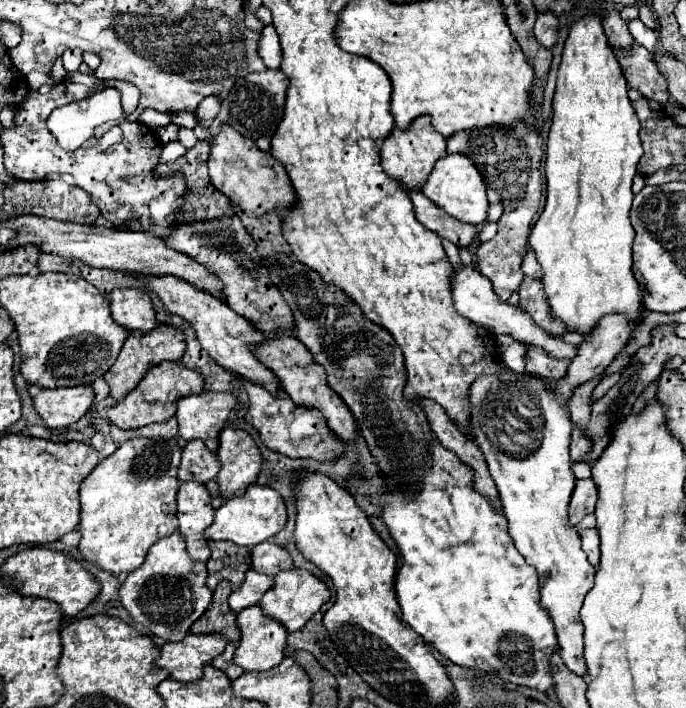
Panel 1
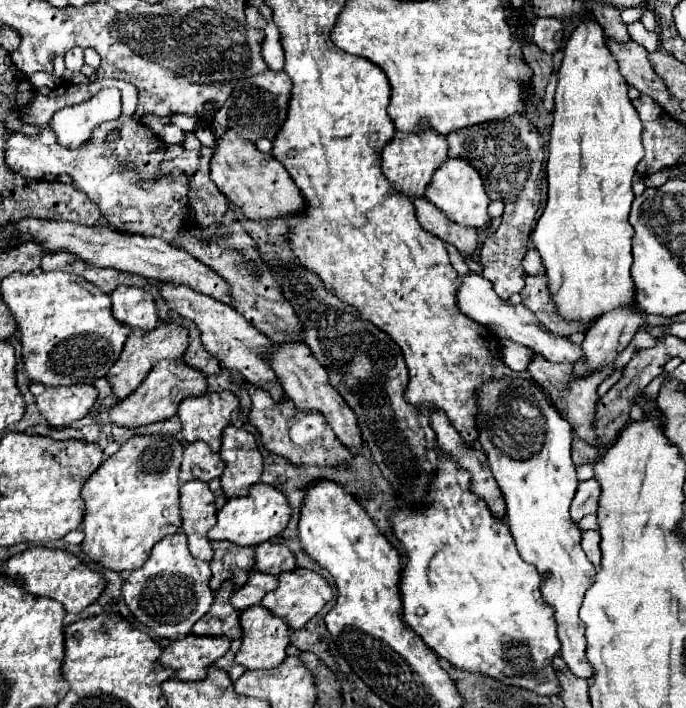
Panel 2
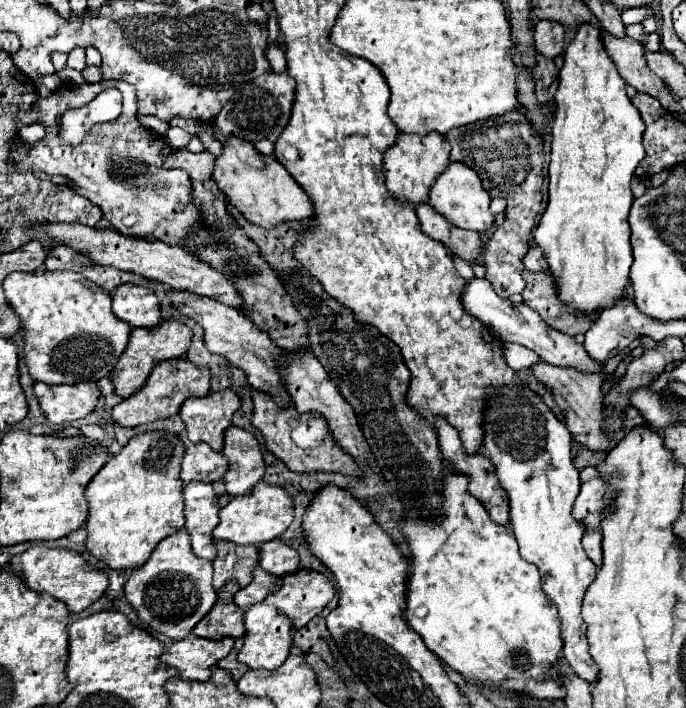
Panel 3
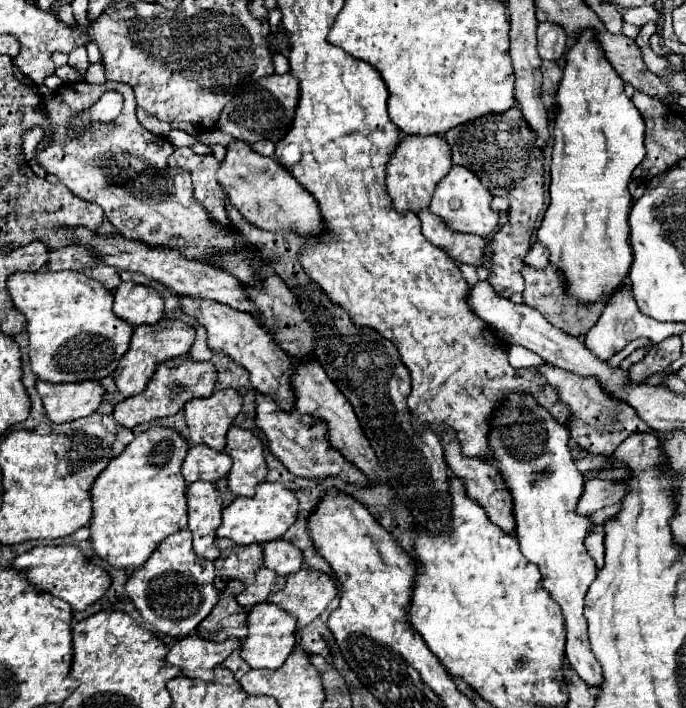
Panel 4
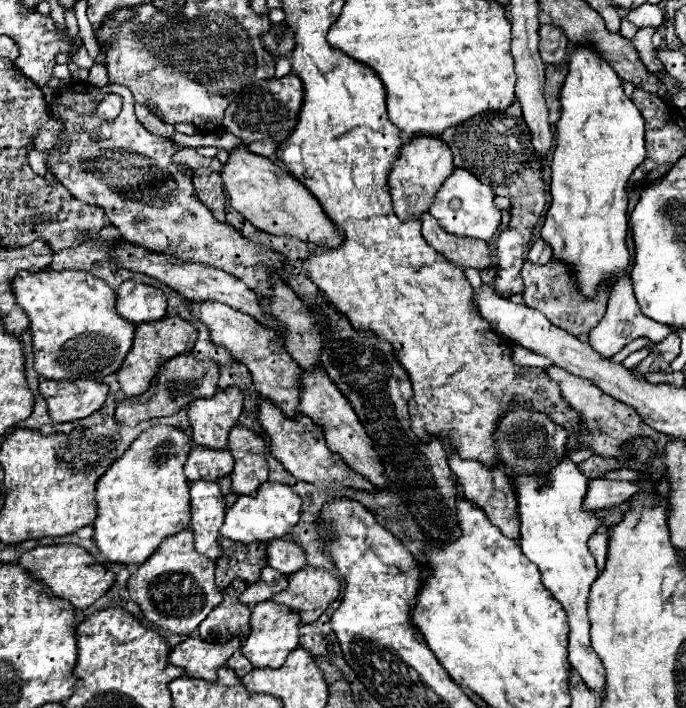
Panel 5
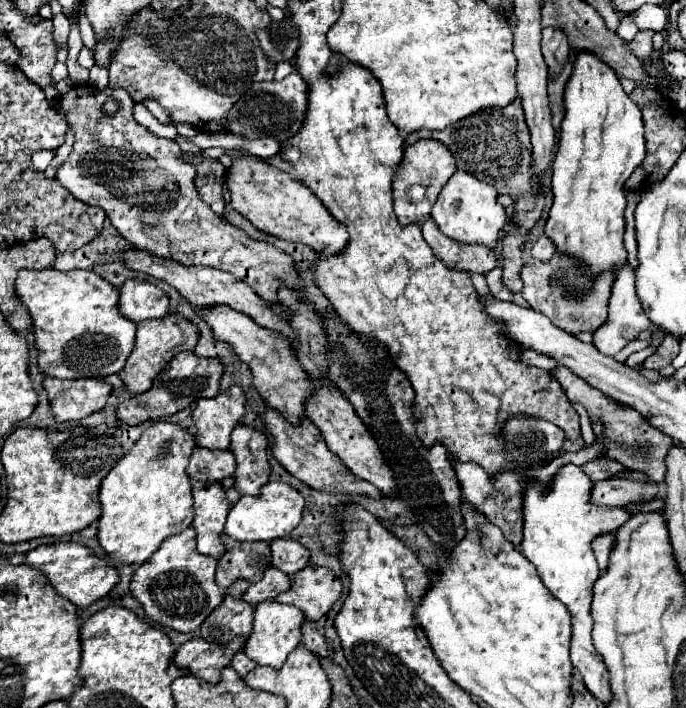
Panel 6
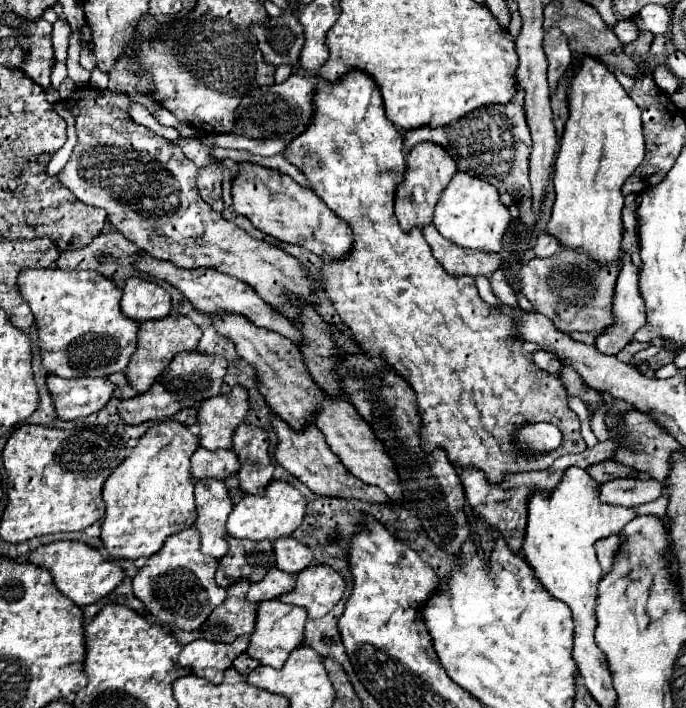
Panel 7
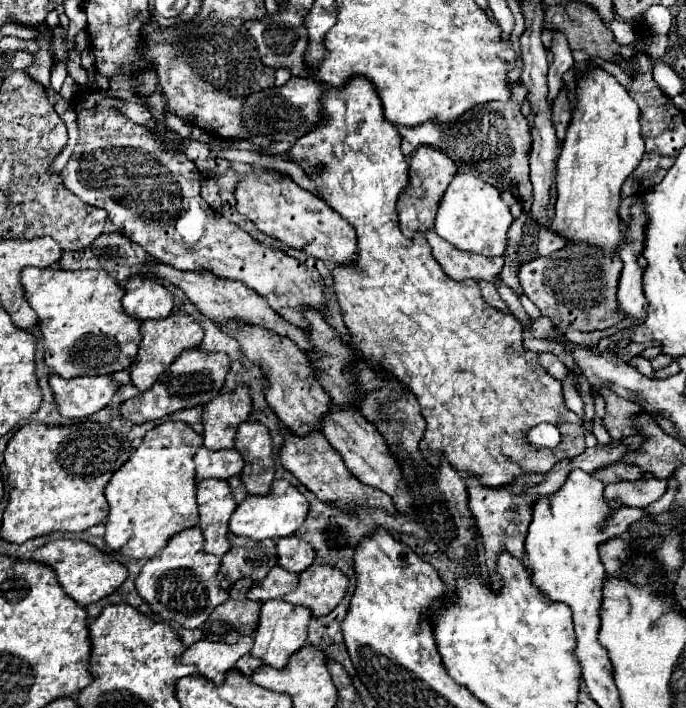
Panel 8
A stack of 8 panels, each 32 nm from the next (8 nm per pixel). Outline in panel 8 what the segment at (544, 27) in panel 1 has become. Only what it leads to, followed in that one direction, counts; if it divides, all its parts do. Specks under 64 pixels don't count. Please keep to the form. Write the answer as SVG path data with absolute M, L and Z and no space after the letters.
M552 30L552 42L550 42L548 52L554 56L554 60L548 68L548 88L550 88L548 100L552 102L558 94L558 90L562 88L562 74L570 70L574 60L572 60L572 52L568 48L566 36L562 32L556 32L556 30Z

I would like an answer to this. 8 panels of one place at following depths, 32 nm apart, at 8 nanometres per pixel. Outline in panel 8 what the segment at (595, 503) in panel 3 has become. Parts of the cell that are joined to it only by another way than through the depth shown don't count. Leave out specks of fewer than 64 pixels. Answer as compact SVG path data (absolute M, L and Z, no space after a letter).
M636 480L636 482L612 482L604 486L604 500L618 502L624 506L642 508L654 500L658 500L666 492L668 480Z

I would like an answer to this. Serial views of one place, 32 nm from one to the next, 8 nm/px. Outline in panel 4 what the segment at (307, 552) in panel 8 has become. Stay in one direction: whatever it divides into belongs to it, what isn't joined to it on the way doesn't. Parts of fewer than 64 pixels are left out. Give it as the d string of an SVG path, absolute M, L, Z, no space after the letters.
M272 540L262 544L264 568L274 570L278 576L288 576L302 568L302 552L284 540Z

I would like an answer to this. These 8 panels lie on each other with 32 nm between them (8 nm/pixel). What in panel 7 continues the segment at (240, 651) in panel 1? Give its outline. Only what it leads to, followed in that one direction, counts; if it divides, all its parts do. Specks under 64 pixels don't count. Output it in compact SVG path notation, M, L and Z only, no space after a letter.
M266 600L258 604L256 612L256 624L254 624L254 634L250 636L250 646L246 650L248 656L258 660L262 666L272 666L272 668L282 668L288 654L302 644L304 640L304 622L308 614L304 608L284 604L280 600Z

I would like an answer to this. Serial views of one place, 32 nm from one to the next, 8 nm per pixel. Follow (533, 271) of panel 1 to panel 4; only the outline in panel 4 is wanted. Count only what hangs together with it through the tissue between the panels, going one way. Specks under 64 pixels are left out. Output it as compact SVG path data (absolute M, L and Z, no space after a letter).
M532 244L530 252L524 258L524 264L530 268L546 268L548 266L548 252L544 252L542 244Z

